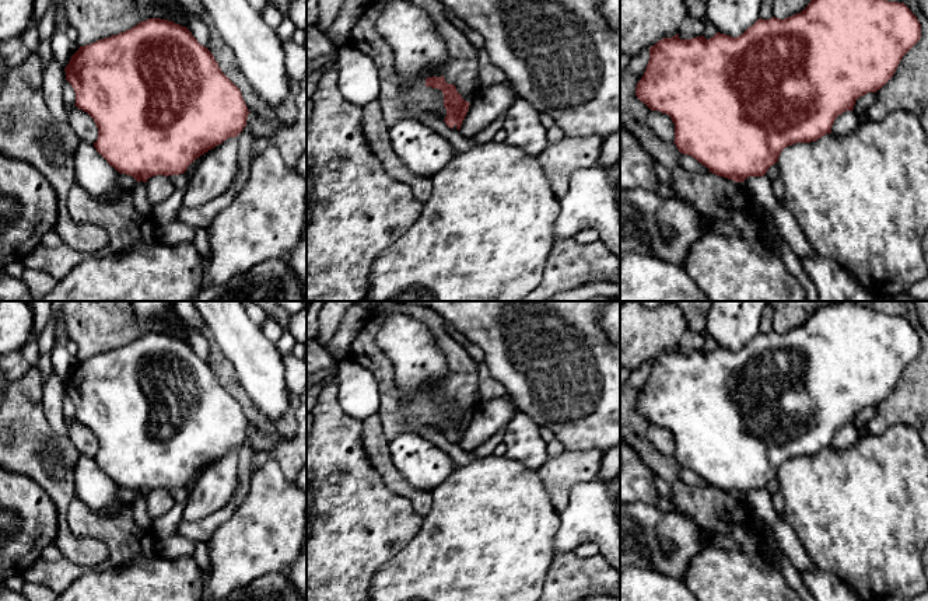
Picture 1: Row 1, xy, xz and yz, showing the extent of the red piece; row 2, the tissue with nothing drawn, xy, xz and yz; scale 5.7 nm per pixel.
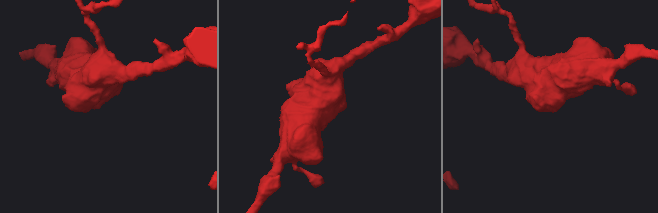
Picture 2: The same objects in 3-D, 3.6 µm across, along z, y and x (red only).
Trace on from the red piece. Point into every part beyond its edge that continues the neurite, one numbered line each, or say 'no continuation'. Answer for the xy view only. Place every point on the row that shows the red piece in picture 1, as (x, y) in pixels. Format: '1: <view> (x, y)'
1: xy (140, 199)

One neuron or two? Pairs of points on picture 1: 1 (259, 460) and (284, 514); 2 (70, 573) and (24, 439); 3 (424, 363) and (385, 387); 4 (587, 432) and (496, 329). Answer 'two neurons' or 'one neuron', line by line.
1: two neurons
2: two neurons
3: two neurons
4: one neuron

